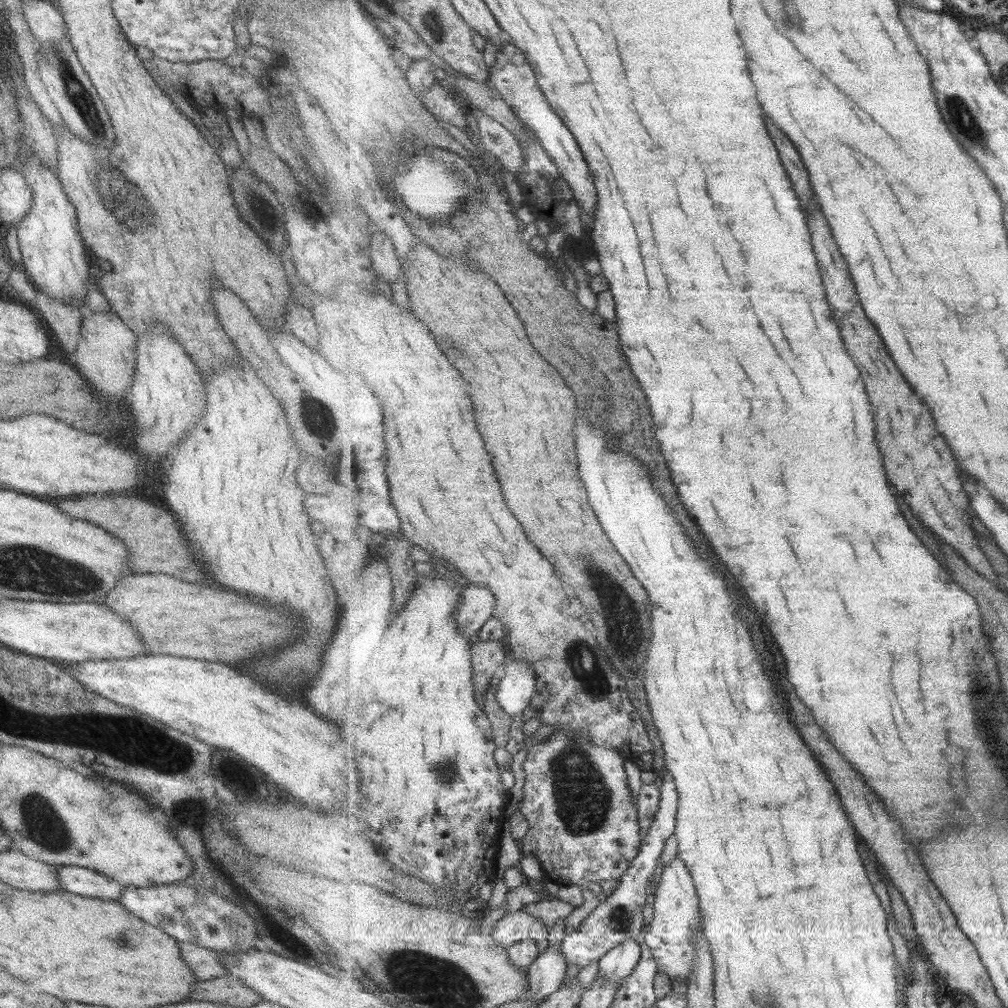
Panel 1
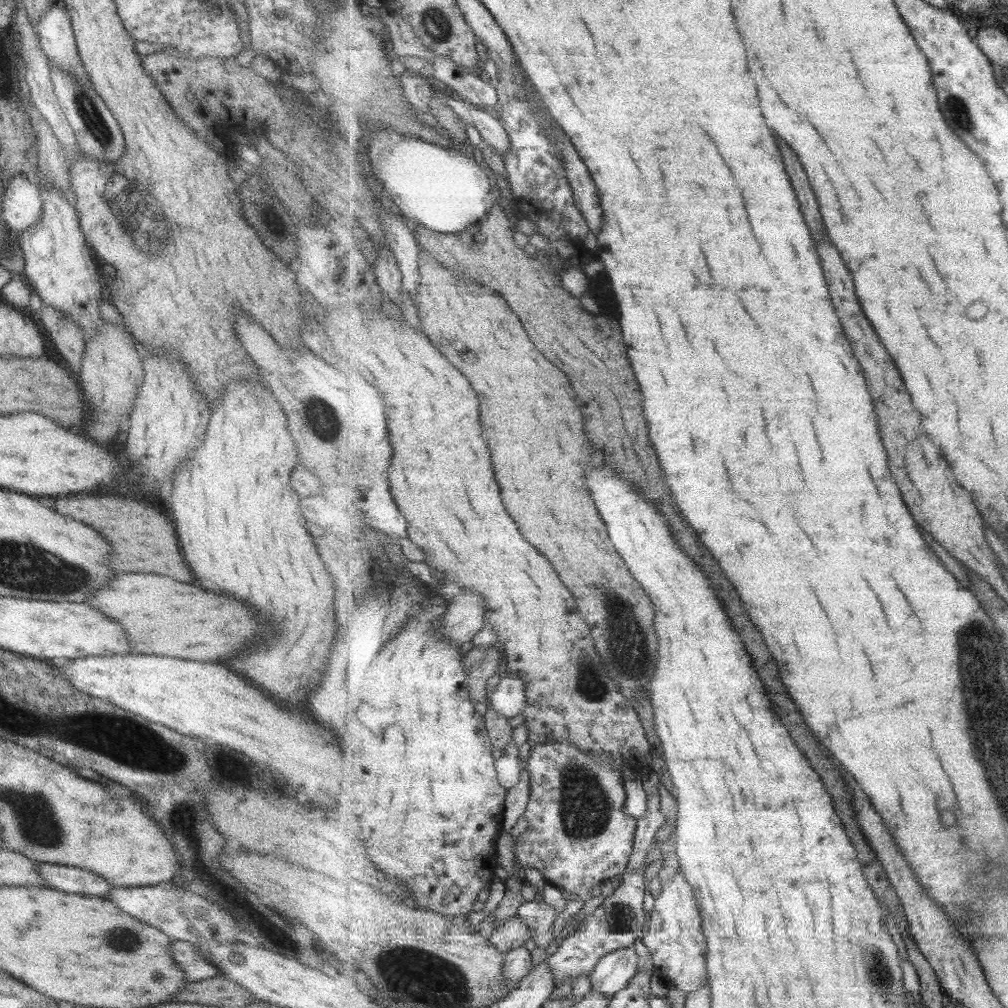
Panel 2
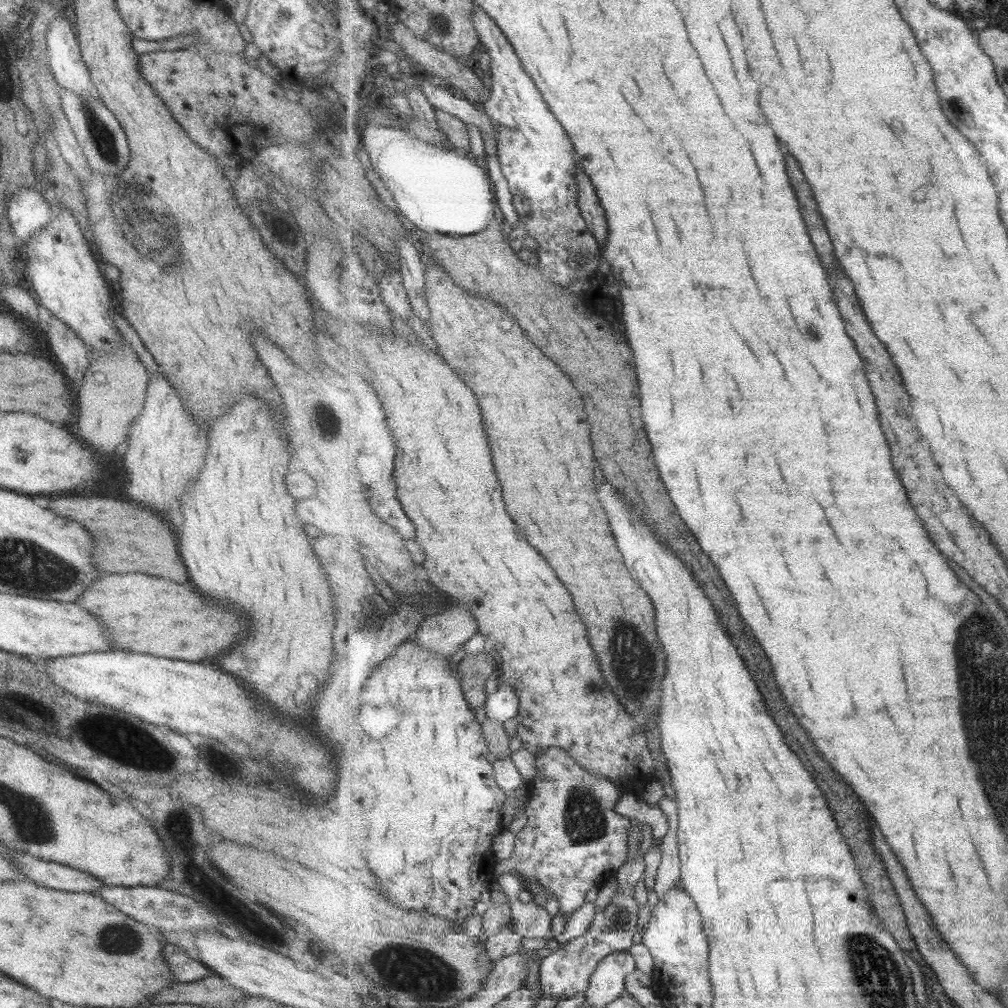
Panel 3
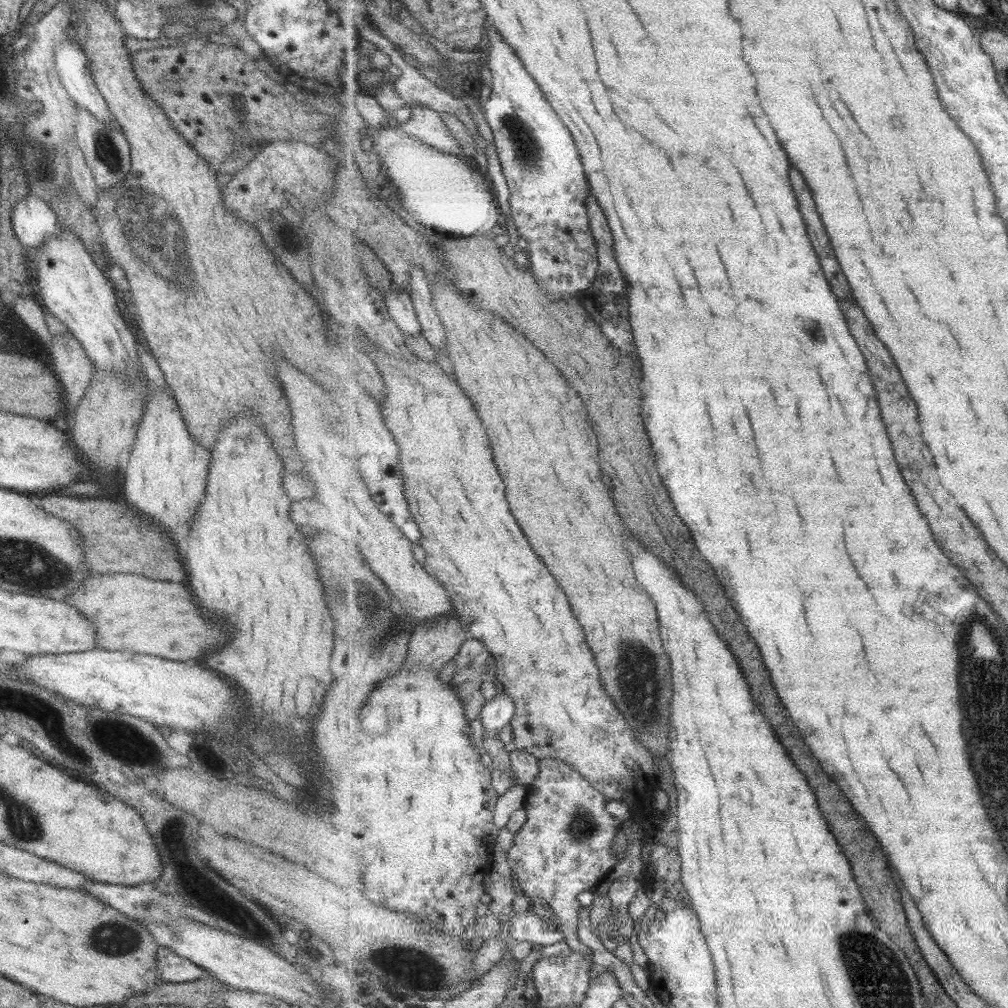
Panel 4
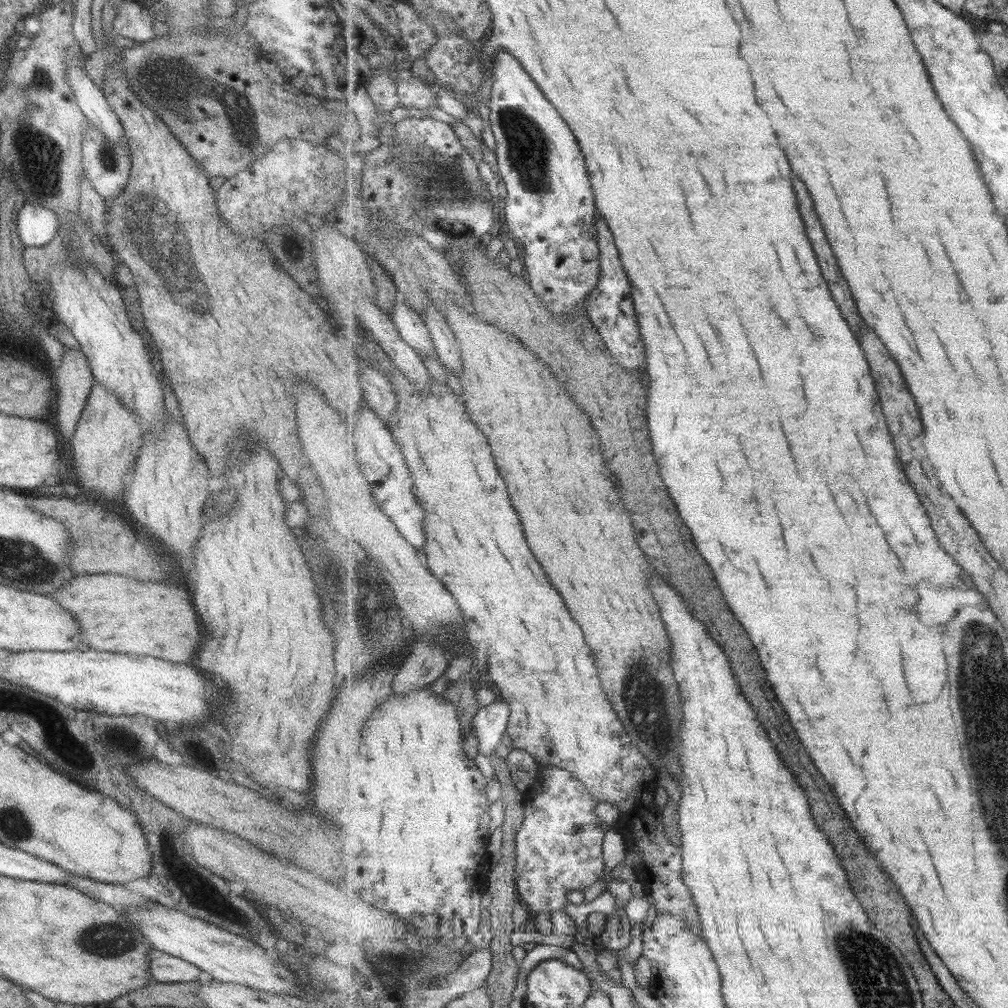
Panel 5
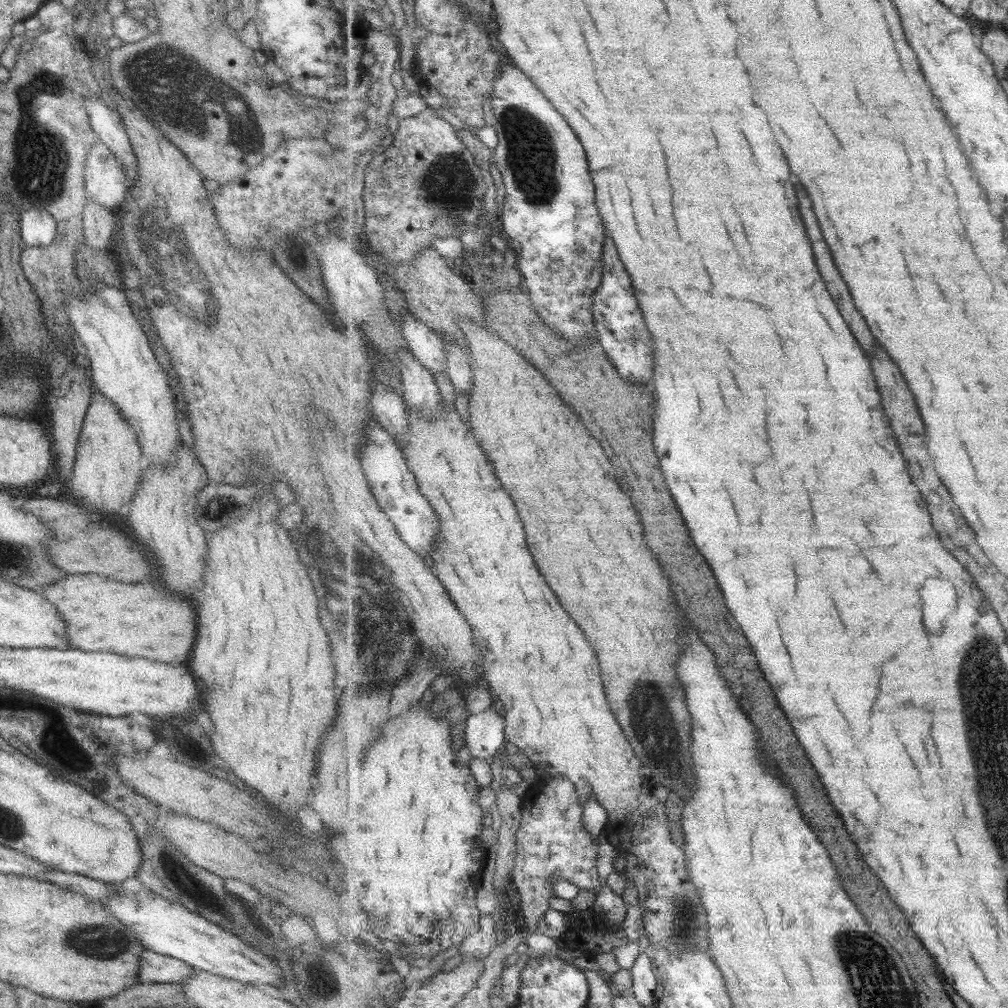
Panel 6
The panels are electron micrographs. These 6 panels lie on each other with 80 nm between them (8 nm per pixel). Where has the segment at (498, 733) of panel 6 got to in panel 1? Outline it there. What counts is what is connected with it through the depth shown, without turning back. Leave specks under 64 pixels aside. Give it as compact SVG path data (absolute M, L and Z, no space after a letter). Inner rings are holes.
M510 656L510 660L501 672L501 681L496 690L496 701L507 714L515 719L531 706L531 697L535 694L536 688L536 674L533 667L524 660L516 660Z

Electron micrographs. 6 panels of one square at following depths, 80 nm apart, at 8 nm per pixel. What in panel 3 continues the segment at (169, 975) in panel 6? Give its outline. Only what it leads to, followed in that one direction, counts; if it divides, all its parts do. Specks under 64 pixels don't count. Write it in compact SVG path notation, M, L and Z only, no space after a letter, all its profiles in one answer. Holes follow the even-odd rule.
M167 943L163 948L163 960L169 966L177 983L191 982L213 974L204 964L186 956L183 950Z

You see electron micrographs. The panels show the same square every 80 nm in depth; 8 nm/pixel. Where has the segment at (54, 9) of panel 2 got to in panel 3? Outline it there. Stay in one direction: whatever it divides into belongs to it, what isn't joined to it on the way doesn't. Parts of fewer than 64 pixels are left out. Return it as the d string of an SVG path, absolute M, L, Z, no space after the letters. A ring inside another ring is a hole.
M71 15L54 18L45 30L47 60L54 81L81 98L98 98L83 62Z

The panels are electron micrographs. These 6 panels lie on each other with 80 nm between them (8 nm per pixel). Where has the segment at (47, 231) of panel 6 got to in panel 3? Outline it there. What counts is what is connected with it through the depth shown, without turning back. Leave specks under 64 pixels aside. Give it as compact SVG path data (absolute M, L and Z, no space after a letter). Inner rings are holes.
M34 187L18 190L6 209L13 235L21 245L33 237L33 232L45 229L54 216L50 204Z

